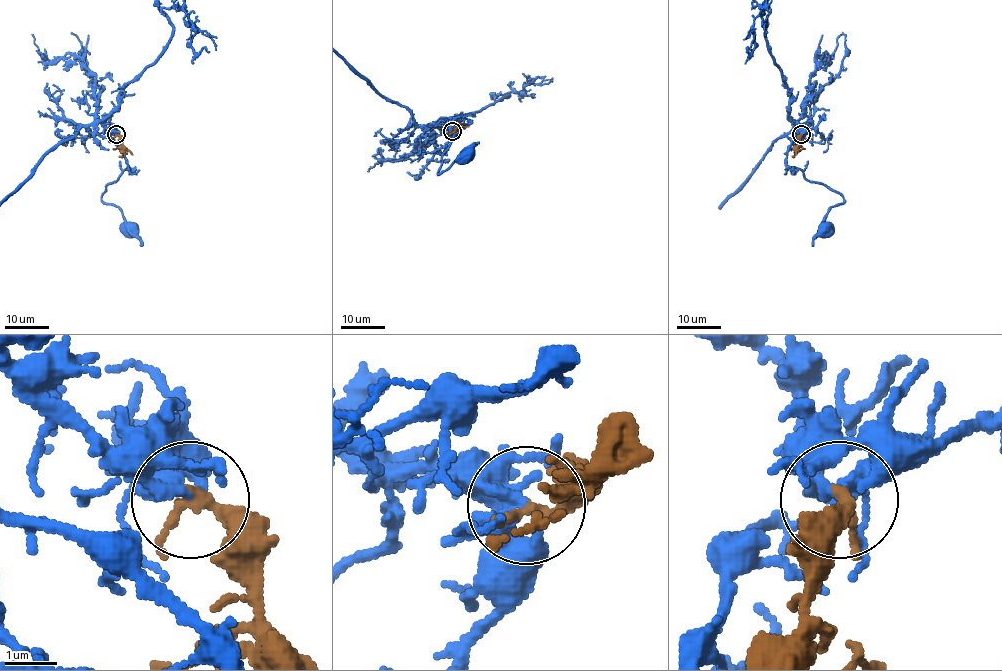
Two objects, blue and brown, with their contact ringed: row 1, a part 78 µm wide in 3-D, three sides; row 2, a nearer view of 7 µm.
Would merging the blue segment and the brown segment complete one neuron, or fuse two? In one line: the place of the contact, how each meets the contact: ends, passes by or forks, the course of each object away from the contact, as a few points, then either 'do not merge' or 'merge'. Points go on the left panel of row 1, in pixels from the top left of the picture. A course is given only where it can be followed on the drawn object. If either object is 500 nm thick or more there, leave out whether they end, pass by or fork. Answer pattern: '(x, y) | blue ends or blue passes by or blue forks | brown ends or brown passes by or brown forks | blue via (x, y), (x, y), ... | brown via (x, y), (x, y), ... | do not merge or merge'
(116, 134) | blue forks | brown passes by | blue via (116, 134), (98, 122), (95, 125), (127, 164), (102, 197), (119, 208), (130, 229) | brown via (116, 134), (124, 154), (119, 156) | merge

